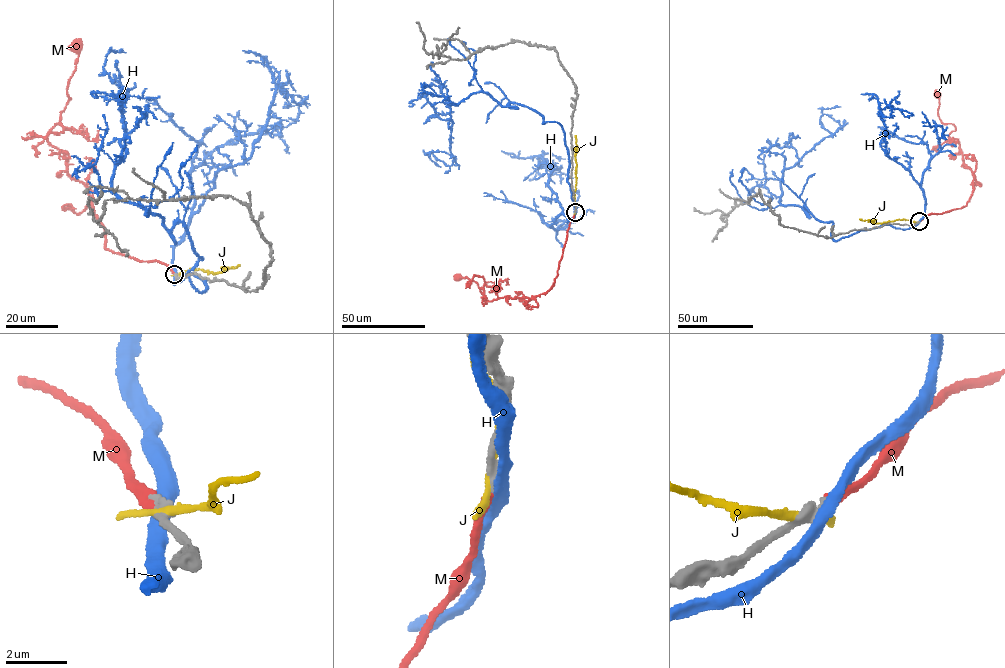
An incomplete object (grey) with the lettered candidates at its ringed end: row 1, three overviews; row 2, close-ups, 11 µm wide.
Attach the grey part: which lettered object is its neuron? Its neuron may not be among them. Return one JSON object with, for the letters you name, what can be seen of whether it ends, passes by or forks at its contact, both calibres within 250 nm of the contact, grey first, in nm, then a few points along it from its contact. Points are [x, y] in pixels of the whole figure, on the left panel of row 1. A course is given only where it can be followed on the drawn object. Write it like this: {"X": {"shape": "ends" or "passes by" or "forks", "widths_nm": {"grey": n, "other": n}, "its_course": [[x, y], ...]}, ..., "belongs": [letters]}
{"M": {"shape": "ends", "widths_nm": {"grey": 340, "other": 320}, "its_course": [[175, 274], [157, 261], [106, 250], [92, 197], [47, 140], [71, 99], [74, 46]]}, "belongs": ["M"]}

